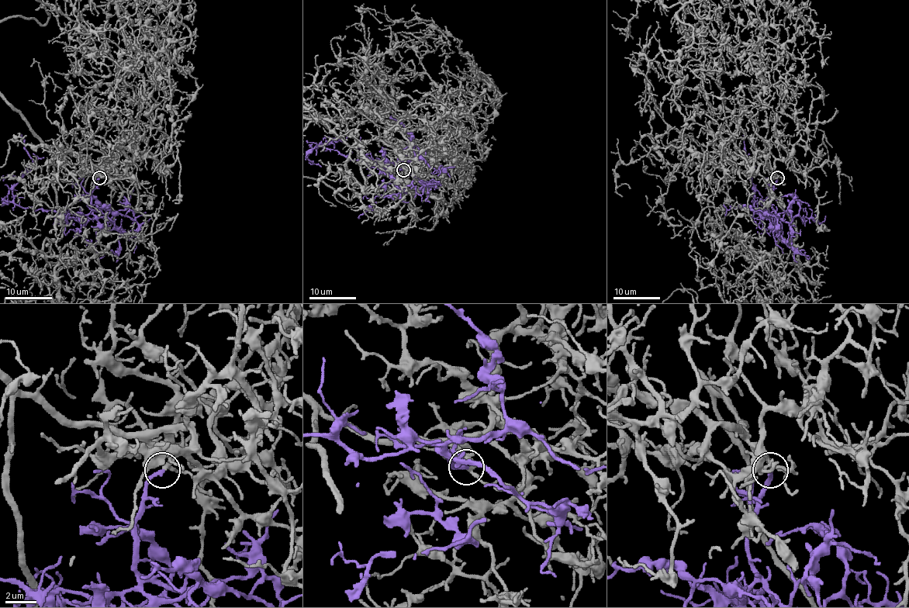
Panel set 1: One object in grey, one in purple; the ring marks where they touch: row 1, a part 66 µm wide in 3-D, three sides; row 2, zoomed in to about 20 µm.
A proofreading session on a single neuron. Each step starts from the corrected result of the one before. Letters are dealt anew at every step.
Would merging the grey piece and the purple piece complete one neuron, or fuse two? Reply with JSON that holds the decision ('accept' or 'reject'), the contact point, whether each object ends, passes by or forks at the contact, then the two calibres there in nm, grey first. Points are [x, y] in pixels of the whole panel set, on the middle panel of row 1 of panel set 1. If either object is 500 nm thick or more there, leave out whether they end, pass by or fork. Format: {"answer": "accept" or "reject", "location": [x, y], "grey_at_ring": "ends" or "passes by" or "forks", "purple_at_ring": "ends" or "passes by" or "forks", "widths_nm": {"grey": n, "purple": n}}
{"answer": "accept", "location": [403, 170], "grey_at_ring": "passes by", "purple_at_ring": "ends", "widths_nm": {"grey": 220, "purple": 240}}

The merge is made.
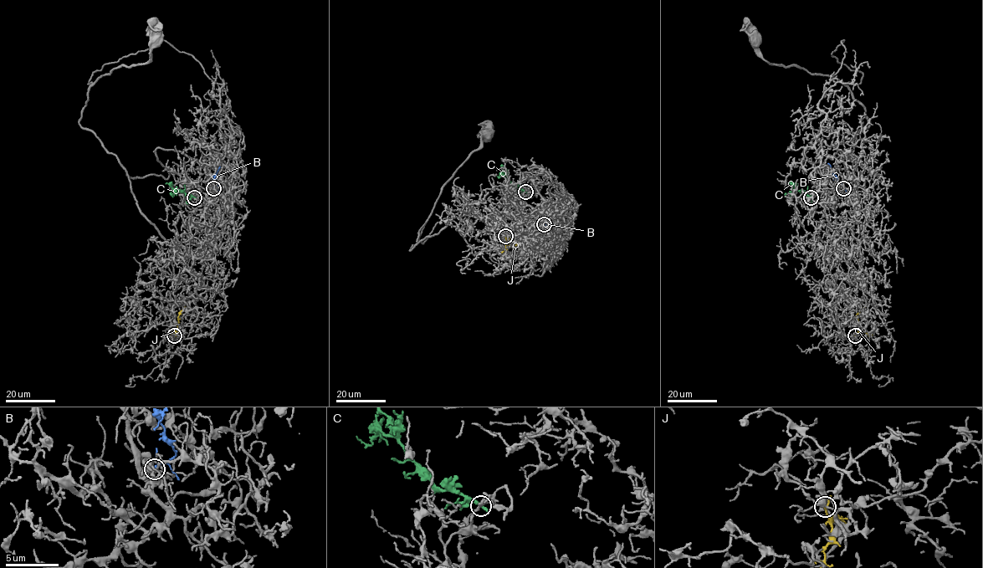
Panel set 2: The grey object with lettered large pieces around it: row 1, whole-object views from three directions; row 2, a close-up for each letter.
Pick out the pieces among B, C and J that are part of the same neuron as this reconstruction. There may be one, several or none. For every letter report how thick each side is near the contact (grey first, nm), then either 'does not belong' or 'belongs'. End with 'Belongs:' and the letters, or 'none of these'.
B: 180/140 nm | does not belong
C: 320/400 nm | does not belong
J: 340/150 nm | does not belong
Belongs: none of these

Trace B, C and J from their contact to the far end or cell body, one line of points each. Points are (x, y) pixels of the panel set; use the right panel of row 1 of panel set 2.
B: (843, 188), (827, 163)
C: (811, 197), (801, 191), (794, 191), (785, 197)
J: (855, 335), (858, 321), (856, 315), (865, 307)

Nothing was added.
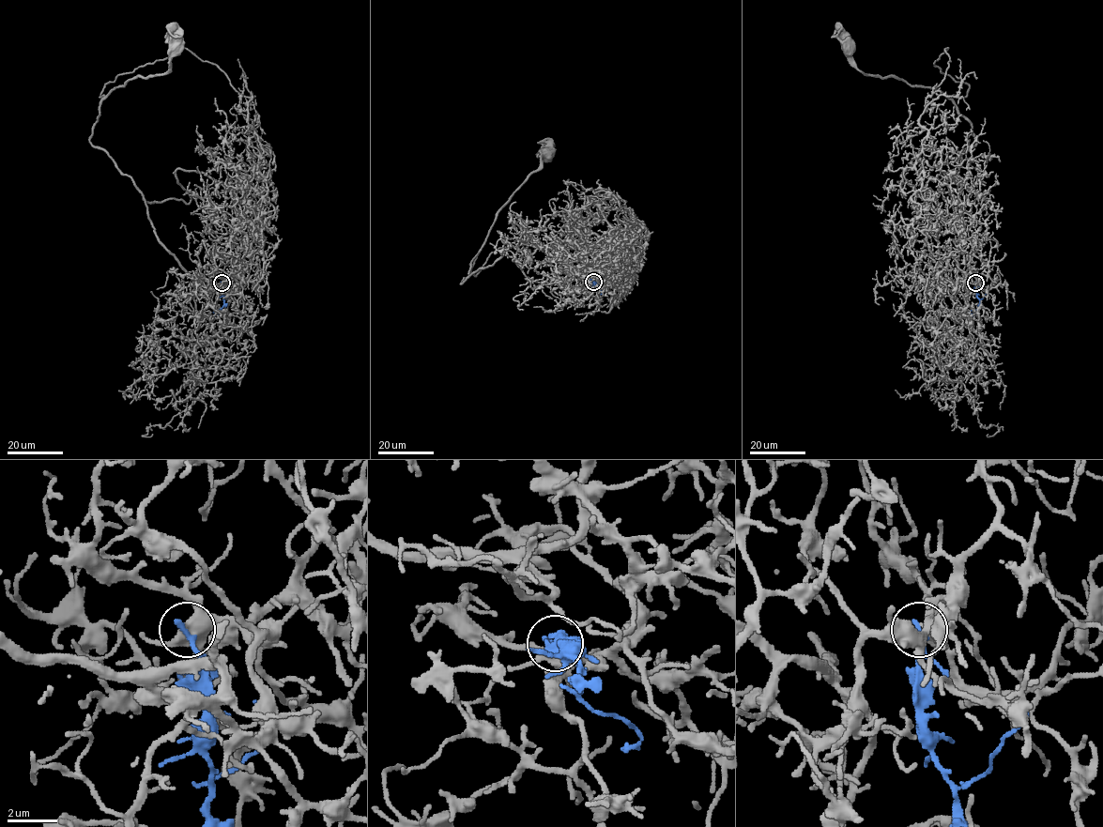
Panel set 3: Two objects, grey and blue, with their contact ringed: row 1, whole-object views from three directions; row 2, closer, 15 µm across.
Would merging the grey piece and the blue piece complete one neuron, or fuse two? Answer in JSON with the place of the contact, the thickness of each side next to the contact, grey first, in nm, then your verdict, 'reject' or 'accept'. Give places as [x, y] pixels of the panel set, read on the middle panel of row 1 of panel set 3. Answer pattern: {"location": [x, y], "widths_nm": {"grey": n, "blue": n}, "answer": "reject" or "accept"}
{"location": [593, 282], "widths_nm": {"grey": 360, "blue": 260}, "answer": "reject"}

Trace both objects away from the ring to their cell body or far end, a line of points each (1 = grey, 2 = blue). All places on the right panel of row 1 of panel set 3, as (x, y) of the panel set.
1: (975, 282), (972, 294), (938, 239), (957, 223), (947, 179), (972, 125), (938, 90), (865, 75), (848, 51)
2: (975, 282), (979, 305), (970, 312), (971, 316)

